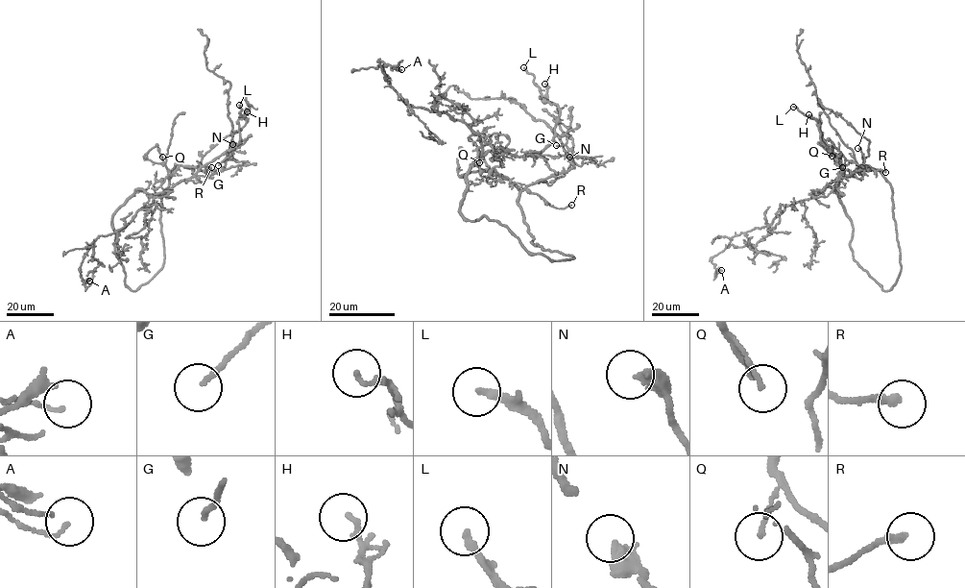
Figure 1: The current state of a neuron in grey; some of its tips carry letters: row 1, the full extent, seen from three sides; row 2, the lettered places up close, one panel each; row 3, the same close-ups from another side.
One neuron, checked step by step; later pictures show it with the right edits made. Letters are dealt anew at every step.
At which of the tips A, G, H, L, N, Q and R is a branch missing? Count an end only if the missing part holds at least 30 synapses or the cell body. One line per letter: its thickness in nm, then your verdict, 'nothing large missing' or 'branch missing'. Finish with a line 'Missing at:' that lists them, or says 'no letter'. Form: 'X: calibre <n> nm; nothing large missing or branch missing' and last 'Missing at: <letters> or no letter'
A: calibre 110 nm; nothing large missing
G: calibre 150 nm; nothing large missing
H: calibre 160 nm; nothing large missing
L: calibre 240 nm; branch missing
N: calibre 480 nm; nothing large missing
Q: calibre 140 nm; nothing large missing
R: calibre 220 nm; nothing large missing
Missing at: L

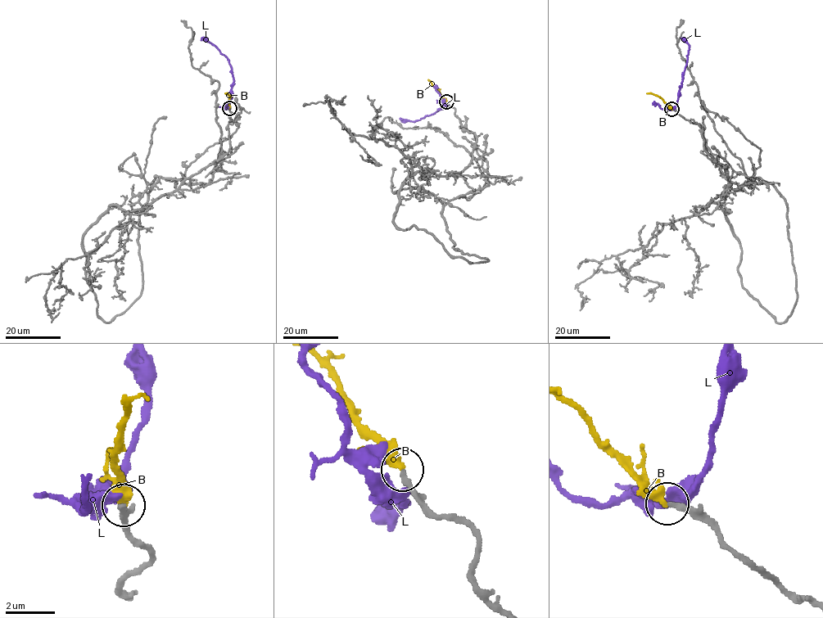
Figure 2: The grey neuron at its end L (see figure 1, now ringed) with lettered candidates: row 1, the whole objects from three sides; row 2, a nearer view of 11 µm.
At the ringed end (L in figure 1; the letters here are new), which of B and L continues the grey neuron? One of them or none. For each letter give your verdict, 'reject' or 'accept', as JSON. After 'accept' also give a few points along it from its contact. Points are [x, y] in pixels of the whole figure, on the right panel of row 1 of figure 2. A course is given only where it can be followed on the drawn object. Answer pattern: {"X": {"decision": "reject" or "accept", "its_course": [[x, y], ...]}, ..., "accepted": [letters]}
{"B": {"decision": "accept", "its_course": [[672, 110], [661, 98], [646, 93]]}, "L": {"decision": "reject"}, "accepted": ["B"]}

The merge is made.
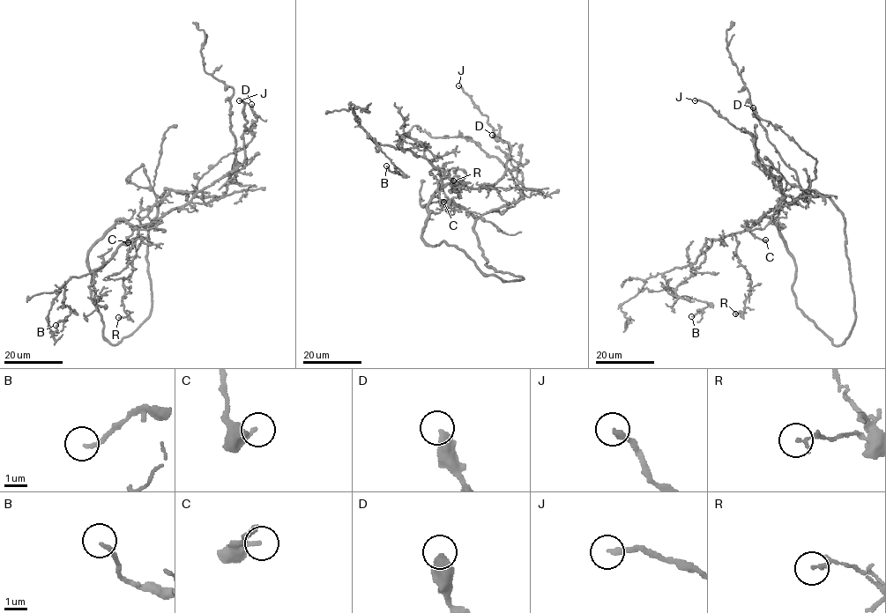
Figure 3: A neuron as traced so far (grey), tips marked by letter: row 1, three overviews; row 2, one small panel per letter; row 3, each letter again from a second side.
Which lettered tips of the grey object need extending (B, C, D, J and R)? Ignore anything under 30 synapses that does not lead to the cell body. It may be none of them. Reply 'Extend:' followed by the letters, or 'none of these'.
Extend: J

